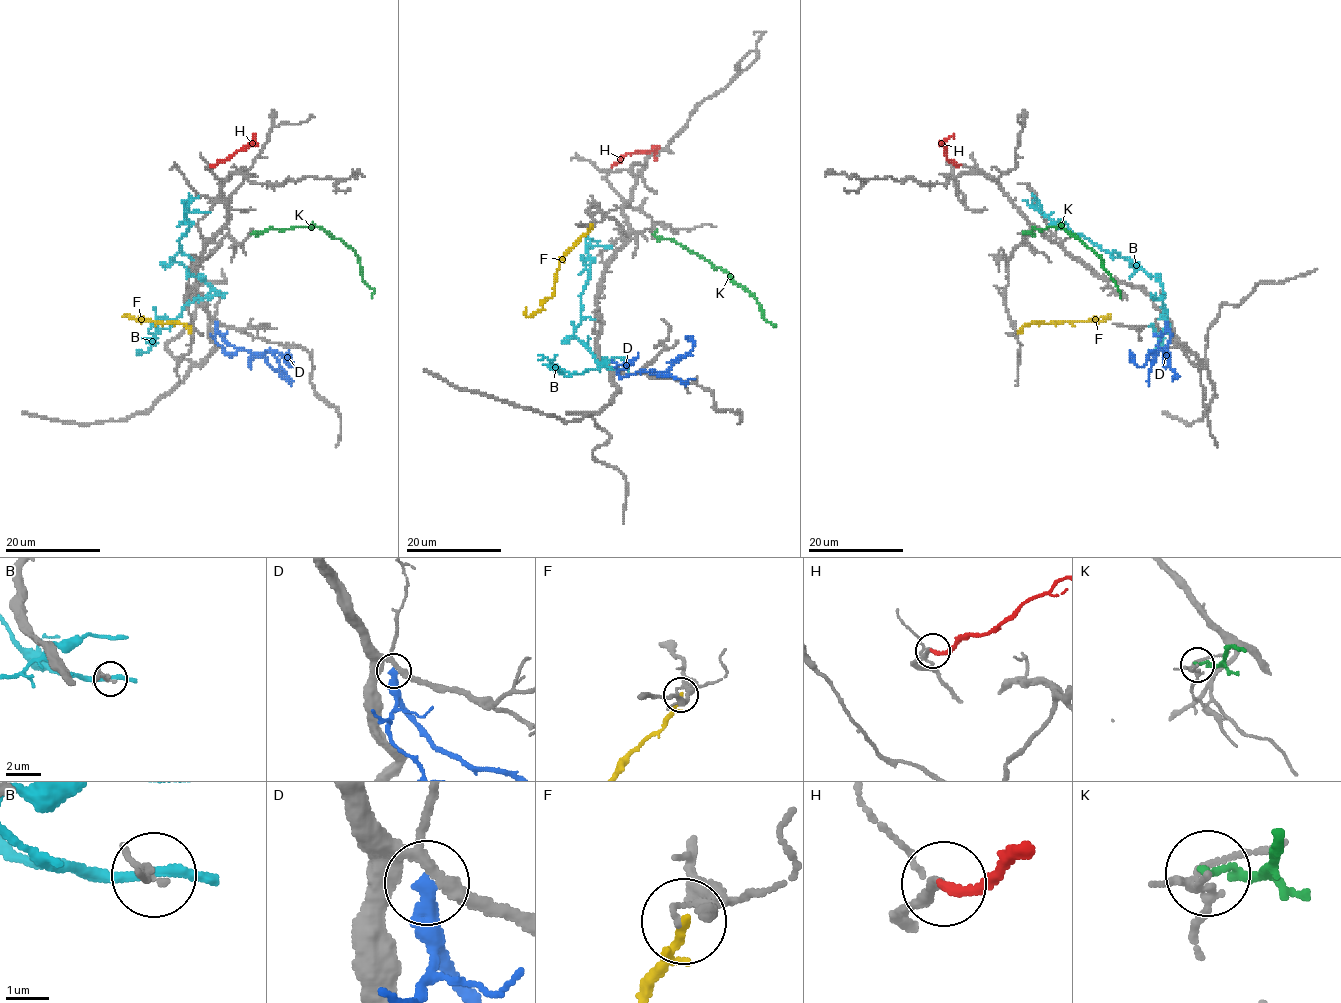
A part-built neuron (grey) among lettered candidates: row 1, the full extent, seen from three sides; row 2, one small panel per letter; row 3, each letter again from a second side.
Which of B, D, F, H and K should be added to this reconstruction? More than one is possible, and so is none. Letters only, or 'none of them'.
H

